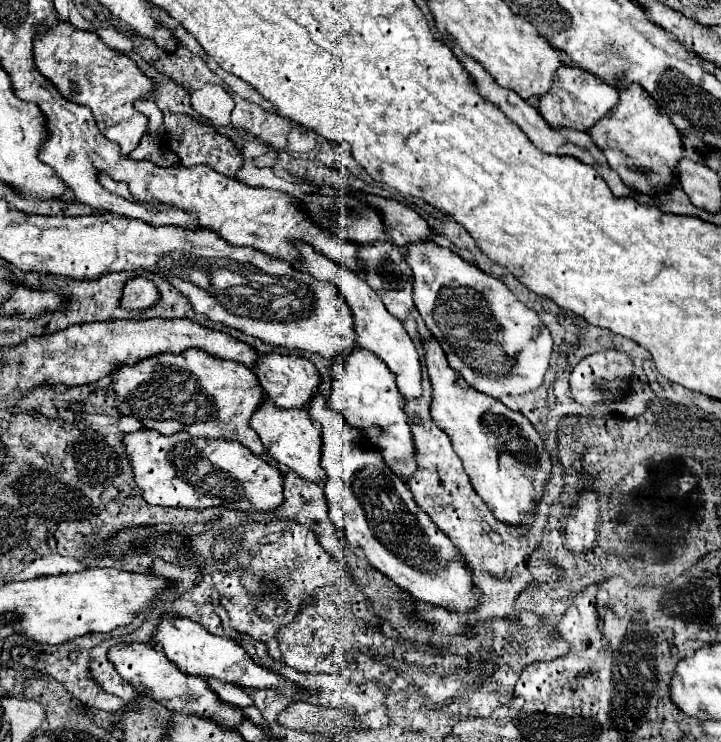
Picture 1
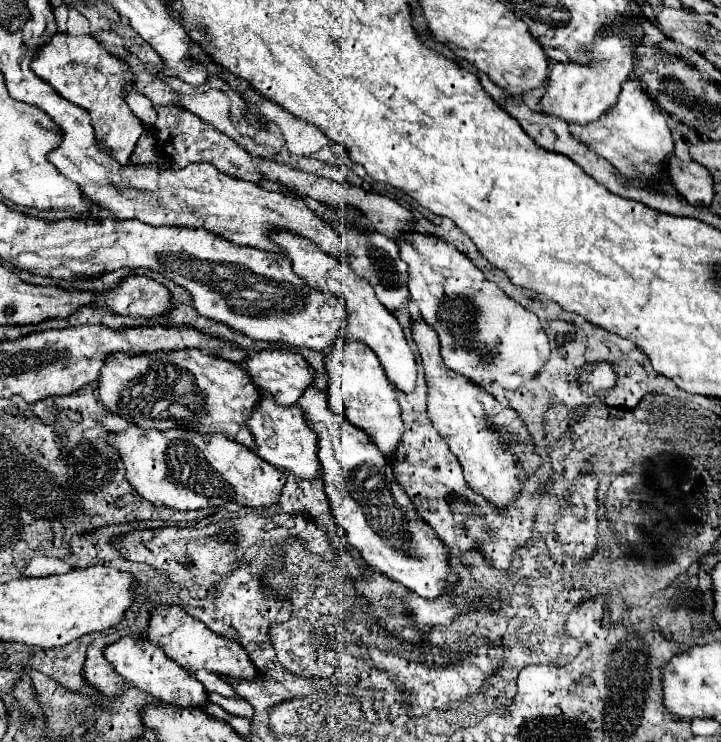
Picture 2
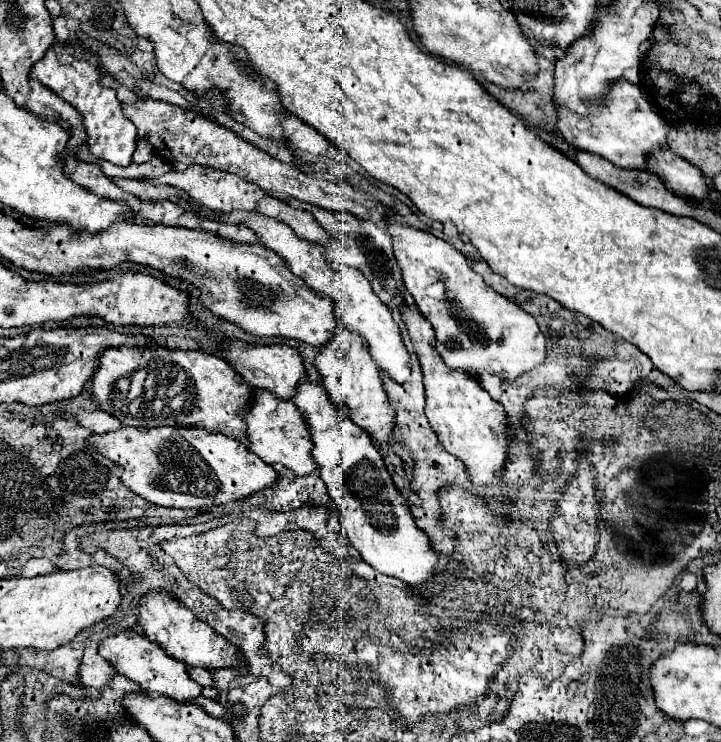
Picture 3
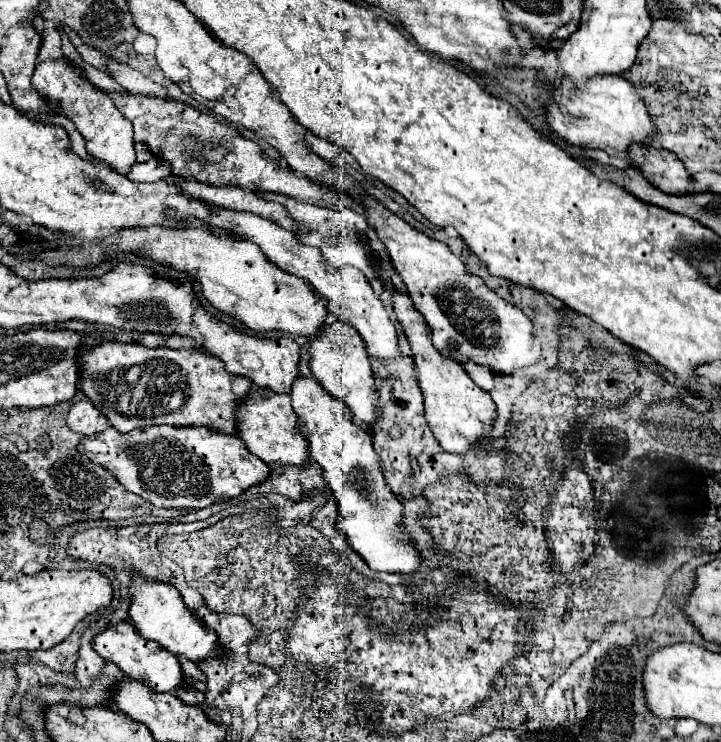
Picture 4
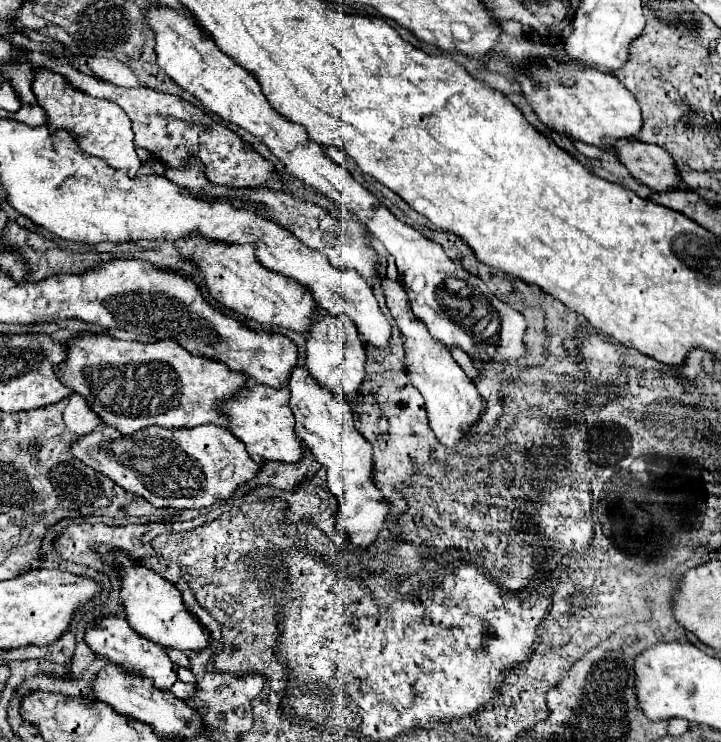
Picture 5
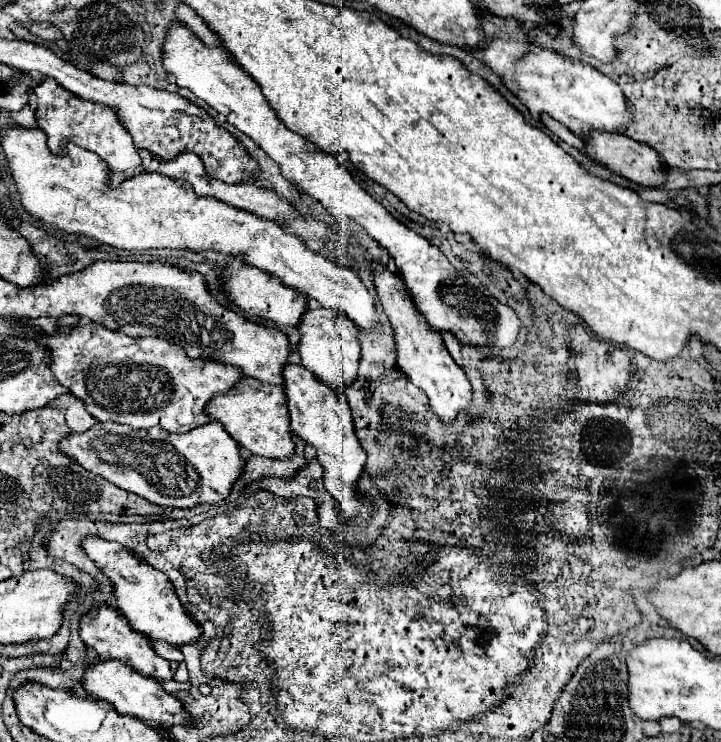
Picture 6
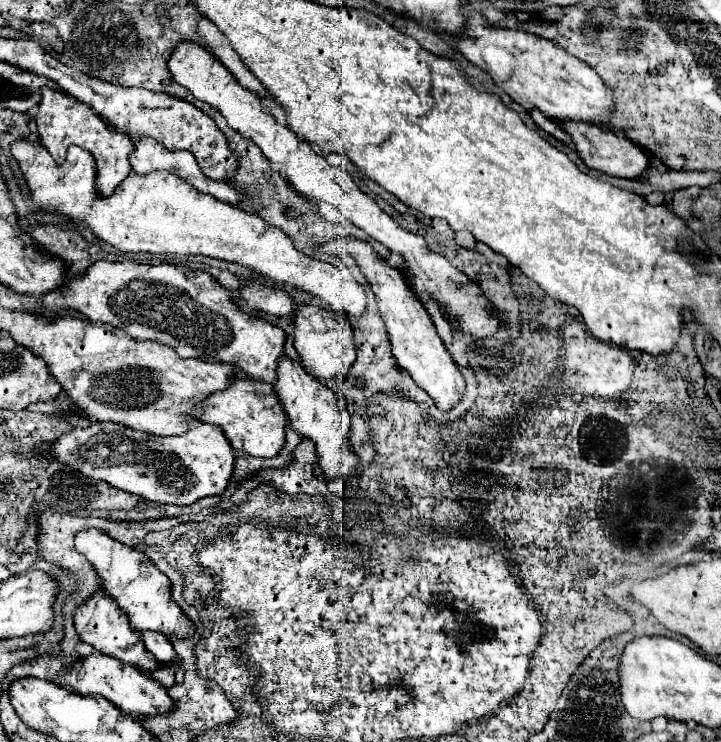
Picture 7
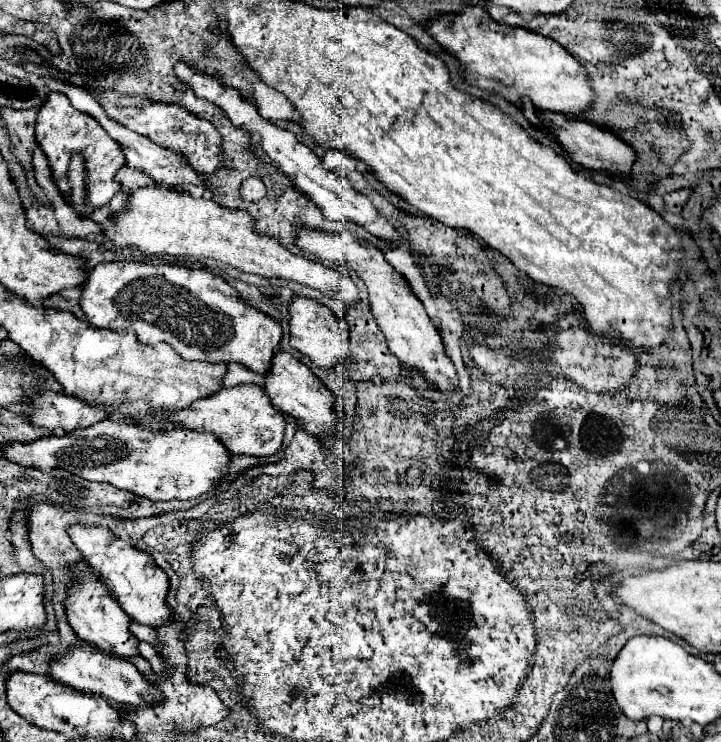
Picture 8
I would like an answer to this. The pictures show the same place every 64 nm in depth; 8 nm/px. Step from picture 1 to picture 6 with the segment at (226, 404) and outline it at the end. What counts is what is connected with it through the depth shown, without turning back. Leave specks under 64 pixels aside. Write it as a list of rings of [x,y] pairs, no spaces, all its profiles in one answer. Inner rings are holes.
[[[82,322],[78,326],[72,326],[68,332],[34,332],[34,340],[50,350],[50,370],[54,372],[56,380],[84,402],[90,416],[94,416],[98,422],[112,420],[126,424],[132,430],[148,430],[152,426],[160,426],[164,432],[190,432],[192,428],[210,422],[210,418],[204,416],[204,406],[208,404],[208,400],[220,392],[228,392],[242,378],[242,372],[238,368],[202,358],[192,360],[184,354],[184,350],[180,350],[180,346],[162,338],[130,338],[122,332],[104,328],[102,324],[94,322]]]

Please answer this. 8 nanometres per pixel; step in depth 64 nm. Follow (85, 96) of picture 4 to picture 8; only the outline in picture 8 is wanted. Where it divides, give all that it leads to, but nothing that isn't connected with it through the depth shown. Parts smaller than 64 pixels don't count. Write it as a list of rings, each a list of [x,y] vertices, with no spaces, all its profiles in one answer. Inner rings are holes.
[[[52,92],[48,100],[40,106],[36,116],[36,142],[46,154],[48,164],[56,178],[56,186],[64,196],[70,194],[68,164],[74,152],[82,156],[84,168],[88,168],[88,208],[102,208],[102,204],[108,204],[112,196],[118,192],[114,174],[126,162],[122,148],[104,132],[104,128],[92,116],[78,112],[64,94]]]

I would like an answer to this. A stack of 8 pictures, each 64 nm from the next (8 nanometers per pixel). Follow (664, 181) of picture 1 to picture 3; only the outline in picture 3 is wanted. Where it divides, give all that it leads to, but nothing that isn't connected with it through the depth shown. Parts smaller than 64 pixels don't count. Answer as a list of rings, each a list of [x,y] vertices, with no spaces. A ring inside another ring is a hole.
[[[626,78],[616,80],[612,84],[612,92],[608,92],[608,100],[600,100],[600,104],[588,104],[588,116],[576,116],[568,112],[568,108],[560,108],[558,112],[558,130],[564,140],[580,150],[598,154],[622,168],[646,168],[648,156],[654,150],[666,148],[666,132],[668,126],[660,118],[660,114],[650,108],[652,104],[642,96],[636,84],[626,82]]]

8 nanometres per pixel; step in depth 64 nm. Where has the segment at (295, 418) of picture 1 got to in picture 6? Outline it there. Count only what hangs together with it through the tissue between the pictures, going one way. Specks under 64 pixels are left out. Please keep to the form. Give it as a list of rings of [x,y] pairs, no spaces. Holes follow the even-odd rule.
[[[242,378],[228,394],[216,394],[204,408],[204,412],[220,422],[226,432],[238,442],[240,448],[254,456],[264,458],[290,458],[292,440],[290,440],[290,414],[286,408],[284,386],[262,384],[256,378]]]

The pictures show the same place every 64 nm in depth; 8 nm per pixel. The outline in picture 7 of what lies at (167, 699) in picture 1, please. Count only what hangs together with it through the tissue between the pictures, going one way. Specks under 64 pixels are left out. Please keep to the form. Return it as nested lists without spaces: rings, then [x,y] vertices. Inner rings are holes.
[[[98,590],[82,606],[78,606],[74,610],[74,628],[76,628],[82,642],[88,642],[90,646],[94,646],[102,654],[114,656],[114,658],[118,658],[122,662],[128,662],[128,664],[132,664],[140,670],[156,670],[158,668],[158,662],[146,650],[140,632],[130,628],[128,616],[124,616],[124,612],[120,612],[118,604],[110,596],[106,596],[102,590]]]

